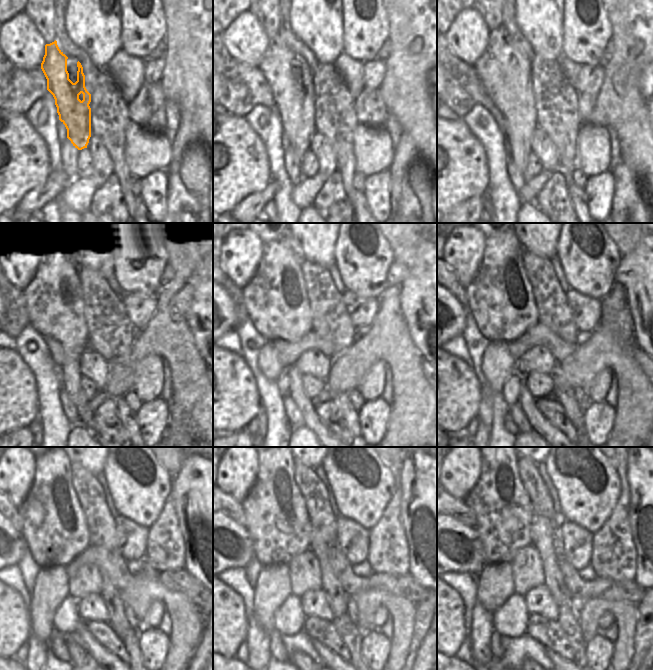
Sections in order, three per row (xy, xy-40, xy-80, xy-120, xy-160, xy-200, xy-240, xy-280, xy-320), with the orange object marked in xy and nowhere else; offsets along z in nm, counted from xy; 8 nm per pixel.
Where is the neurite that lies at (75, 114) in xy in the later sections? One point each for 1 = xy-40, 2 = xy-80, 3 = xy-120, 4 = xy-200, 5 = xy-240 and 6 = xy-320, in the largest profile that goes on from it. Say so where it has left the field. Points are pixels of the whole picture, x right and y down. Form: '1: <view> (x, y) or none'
1: xy-40 (292, 88)
2: xy-80 (504, 70)
3: xy-120 (54, 299)
4: xy-200 (501, 302)
5: xy-240 (54, 527)
6: xy-320 (501, 506)

